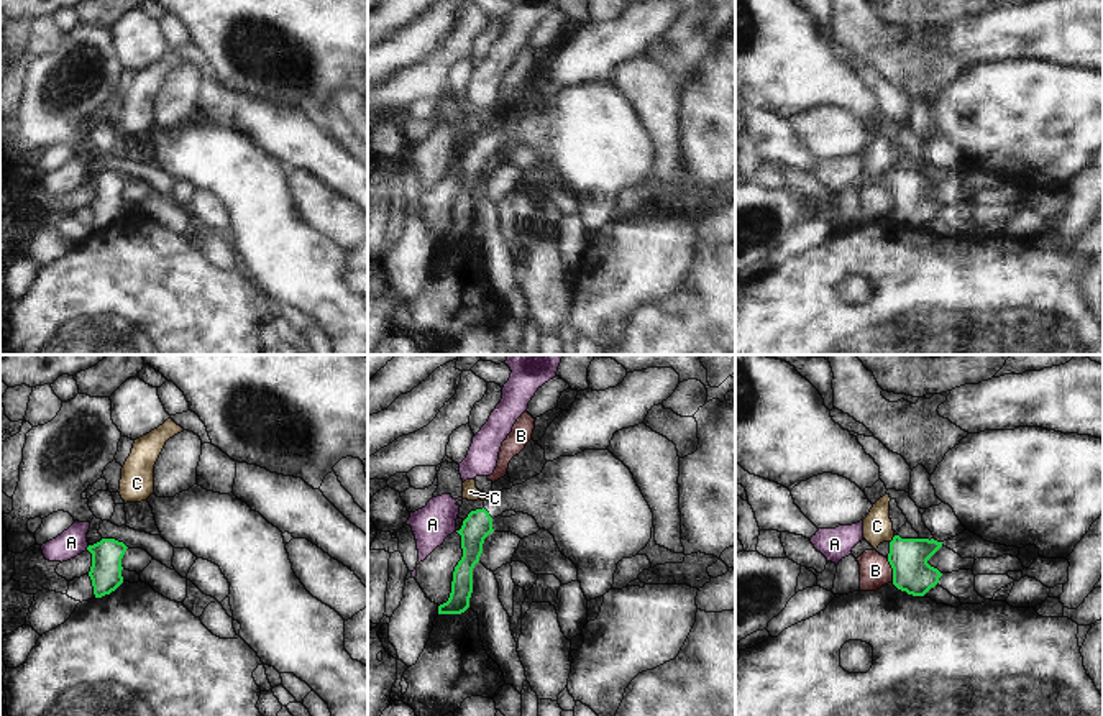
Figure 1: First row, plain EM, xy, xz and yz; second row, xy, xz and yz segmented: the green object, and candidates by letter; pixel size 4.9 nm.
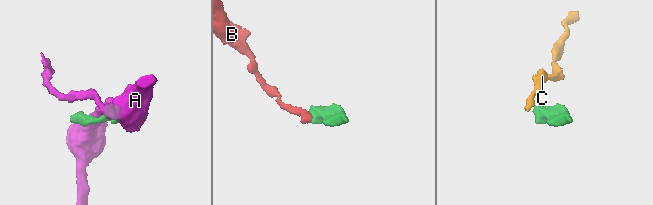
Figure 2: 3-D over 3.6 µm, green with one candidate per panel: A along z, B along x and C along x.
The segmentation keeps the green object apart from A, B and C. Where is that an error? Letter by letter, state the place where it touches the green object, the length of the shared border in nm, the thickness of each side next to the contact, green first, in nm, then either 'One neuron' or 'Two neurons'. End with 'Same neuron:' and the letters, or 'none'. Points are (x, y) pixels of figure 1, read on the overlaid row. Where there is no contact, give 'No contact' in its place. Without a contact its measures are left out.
A: Touches green at xy (87, 547). Shared border 30 nm. Thickness 160 nm (green) against 140 nm. Two neurons
B: Touches green at yz (893, 570). Shared border 120 nm. Thickness 190 nm (green) against 160 nm. Two neurons
C: Touches green at yz (893, 539). Shared border 50 nm. Thickness 190 nm (green) against 140 nm. Two neurons
Same neuron: none

